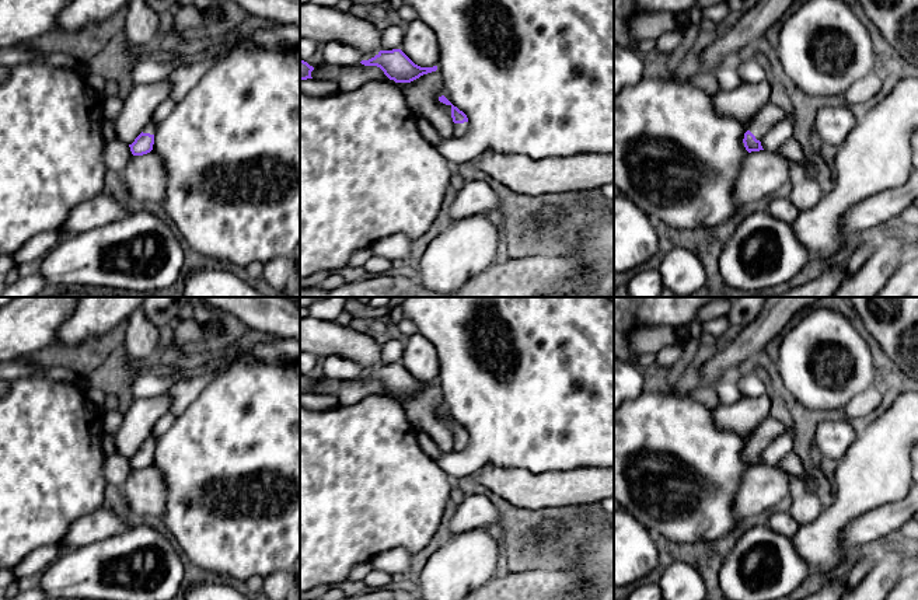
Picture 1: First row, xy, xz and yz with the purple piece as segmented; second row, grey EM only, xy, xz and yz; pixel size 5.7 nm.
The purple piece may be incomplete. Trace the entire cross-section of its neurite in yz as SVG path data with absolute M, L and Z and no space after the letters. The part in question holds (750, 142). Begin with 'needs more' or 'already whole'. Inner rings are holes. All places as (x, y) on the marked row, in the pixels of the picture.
needs more | M767 102L747 126L747 132L744 133L743 139L746 150L748 153L764 150L760 140L771 128L786 119L790 121L785 111L771 102Z

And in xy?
needs more | M154 118L150 119L149 123L143 128L142 133L132 144L129 144L133 156L143 156L153 150L157 123L158 122Z

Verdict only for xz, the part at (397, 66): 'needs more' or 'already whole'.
already whole

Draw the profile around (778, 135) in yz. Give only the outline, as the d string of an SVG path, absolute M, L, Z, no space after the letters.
M786 119L771 128L760 140L764 150L778 150L783 143L793 137L793 122Z

